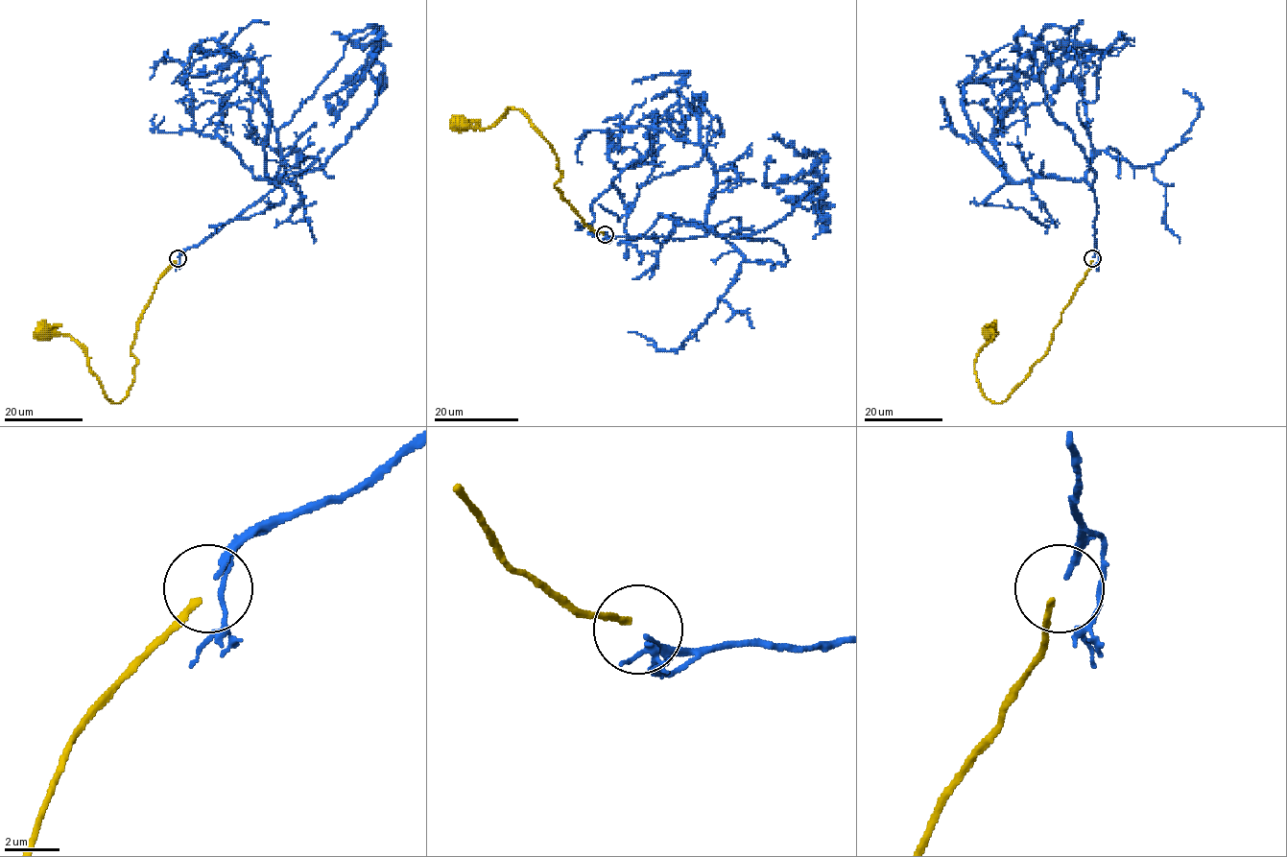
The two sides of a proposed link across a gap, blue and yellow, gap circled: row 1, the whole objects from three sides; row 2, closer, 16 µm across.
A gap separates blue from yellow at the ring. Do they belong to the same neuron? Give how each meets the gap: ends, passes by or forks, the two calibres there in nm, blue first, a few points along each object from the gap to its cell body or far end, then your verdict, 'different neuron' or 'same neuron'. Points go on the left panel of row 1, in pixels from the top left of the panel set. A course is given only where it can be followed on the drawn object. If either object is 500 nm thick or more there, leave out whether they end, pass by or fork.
blue ends | yellow ends | 190/200 nm | blue via (178, 257), (274, 187), (280, 150), (227, 47), (196, 44), (183, 66), (166, 51), (151, 79) | yellow via (176, 260), (141, 314), (131, 350), (133, 382), (120, 402), (103, 392), (87, 352), (69, 336), (43, 331) | different neuron

